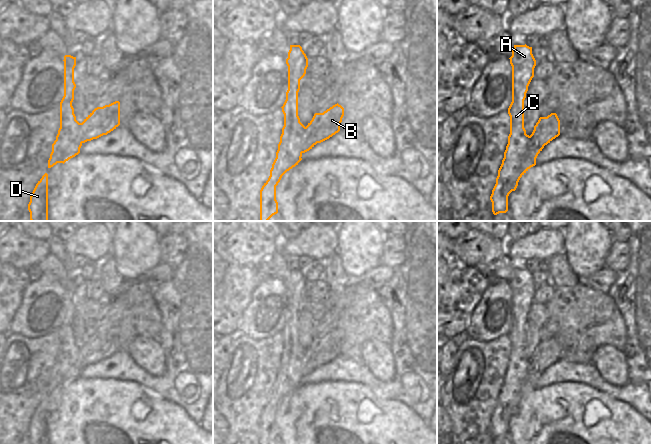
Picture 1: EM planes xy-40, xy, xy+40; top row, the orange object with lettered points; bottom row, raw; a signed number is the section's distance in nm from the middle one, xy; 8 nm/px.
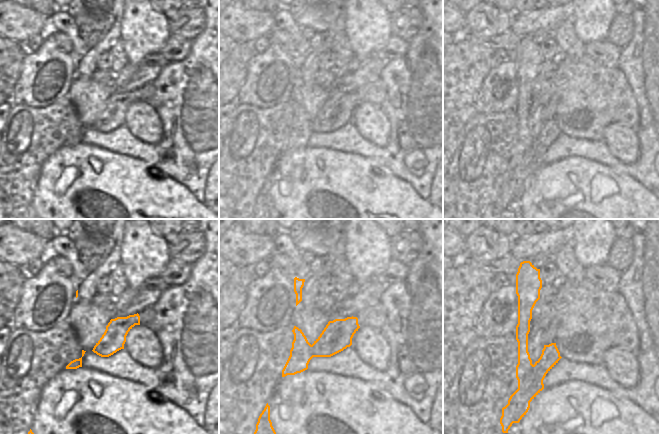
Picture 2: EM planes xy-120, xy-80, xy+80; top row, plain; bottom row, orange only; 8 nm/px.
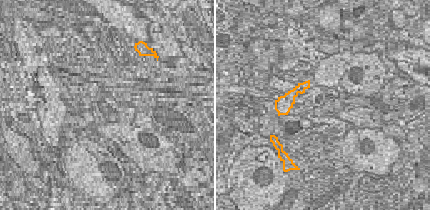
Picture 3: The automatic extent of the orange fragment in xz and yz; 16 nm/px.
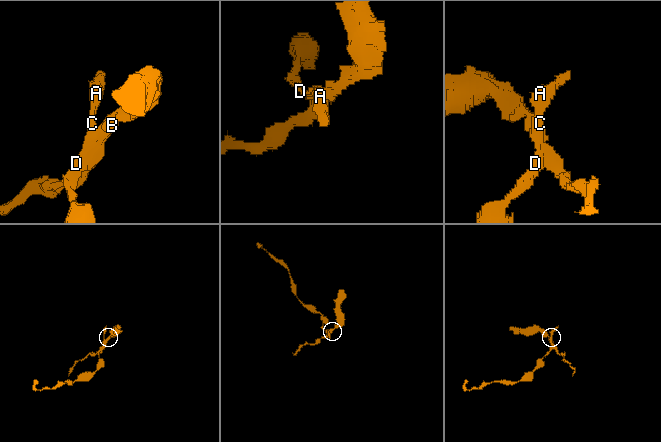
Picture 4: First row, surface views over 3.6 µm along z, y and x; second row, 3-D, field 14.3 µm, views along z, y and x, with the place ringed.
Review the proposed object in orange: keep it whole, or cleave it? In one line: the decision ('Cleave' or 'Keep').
Cleave.

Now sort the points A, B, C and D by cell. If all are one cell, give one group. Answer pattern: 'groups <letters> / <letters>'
groups A C D / B

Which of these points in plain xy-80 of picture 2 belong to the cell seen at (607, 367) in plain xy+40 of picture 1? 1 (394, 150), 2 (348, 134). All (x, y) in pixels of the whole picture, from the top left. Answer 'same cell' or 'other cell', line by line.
1: other cell
2: other cell

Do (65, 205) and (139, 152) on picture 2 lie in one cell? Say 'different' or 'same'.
different

